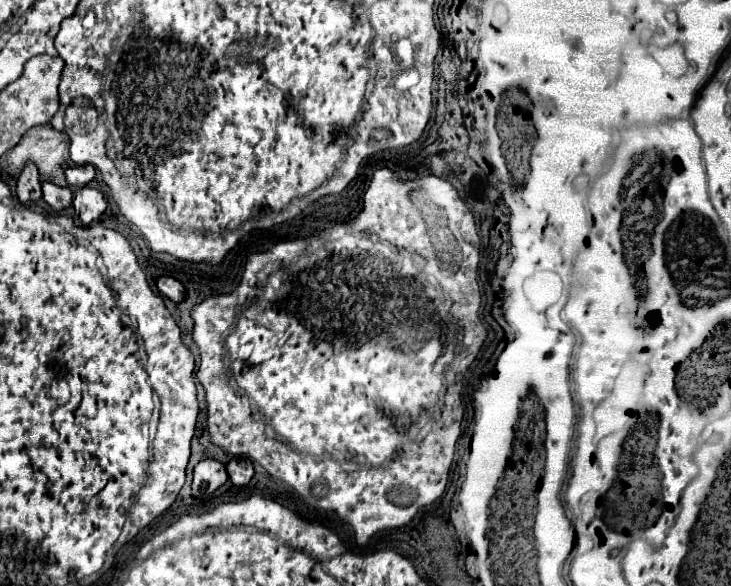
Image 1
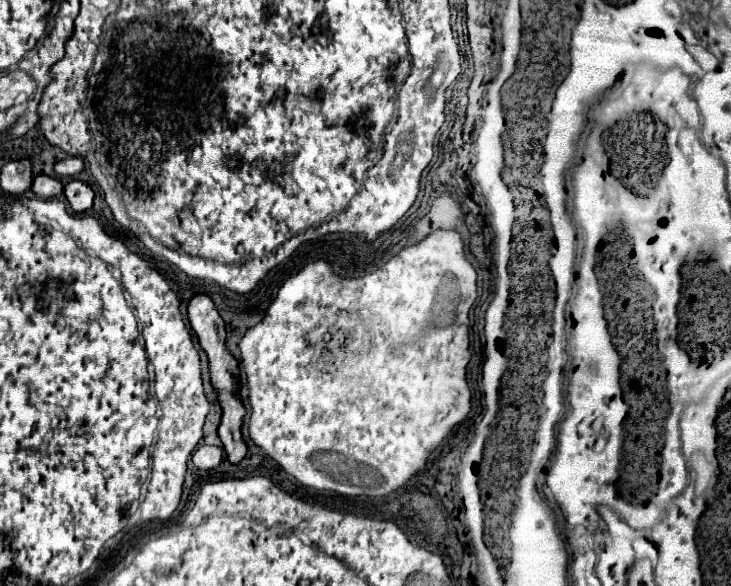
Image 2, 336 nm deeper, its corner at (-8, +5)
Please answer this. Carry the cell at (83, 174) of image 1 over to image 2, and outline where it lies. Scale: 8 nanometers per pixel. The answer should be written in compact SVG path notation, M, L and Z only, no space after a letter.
M64 158L54 164L54 172L58 176L74 176L74 174L82 172L82 168L84 168L82 160L76 160L76 158Z

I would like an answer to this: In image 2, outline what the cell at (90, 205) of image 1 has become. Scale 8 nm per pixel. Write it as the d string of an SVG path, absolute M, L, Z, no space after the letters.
M72 180L64 186L64 196L70 202L74 212L84 212L88 208L92 208L92 200L94 200L94 192L86 182L80 180Z

